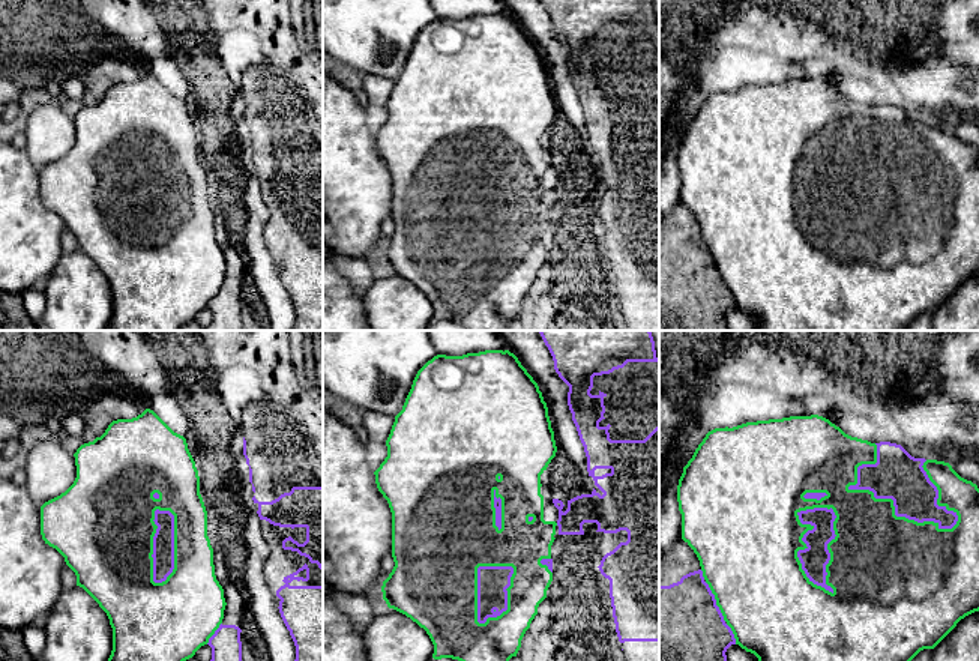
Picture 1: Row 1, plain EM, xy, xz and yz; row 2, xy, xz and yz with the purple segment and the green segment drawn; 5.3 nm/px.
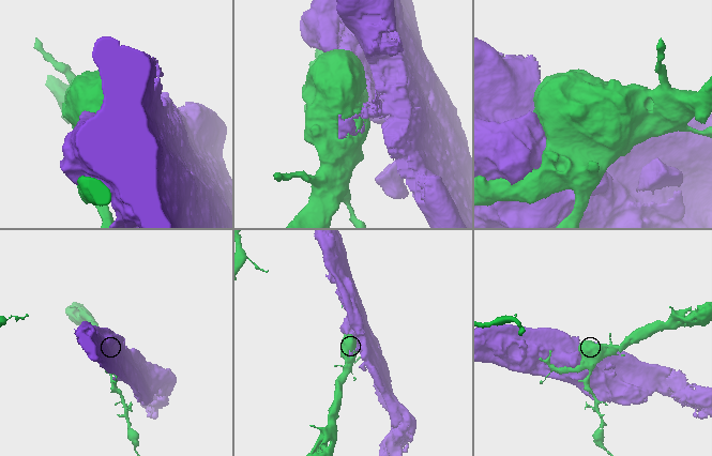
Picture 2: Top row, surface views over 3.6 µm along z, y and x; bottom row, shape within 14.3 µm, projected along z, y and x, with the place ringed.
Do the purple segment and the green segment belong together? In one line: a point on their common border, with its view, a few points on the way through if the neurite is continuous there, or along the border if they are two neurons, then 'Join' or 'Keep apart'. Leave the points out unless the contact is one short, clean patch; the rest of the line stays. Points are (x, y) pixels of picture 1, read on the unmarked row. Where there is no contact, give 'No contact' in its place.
Touches purple at yz (897, 179). Keep apart

